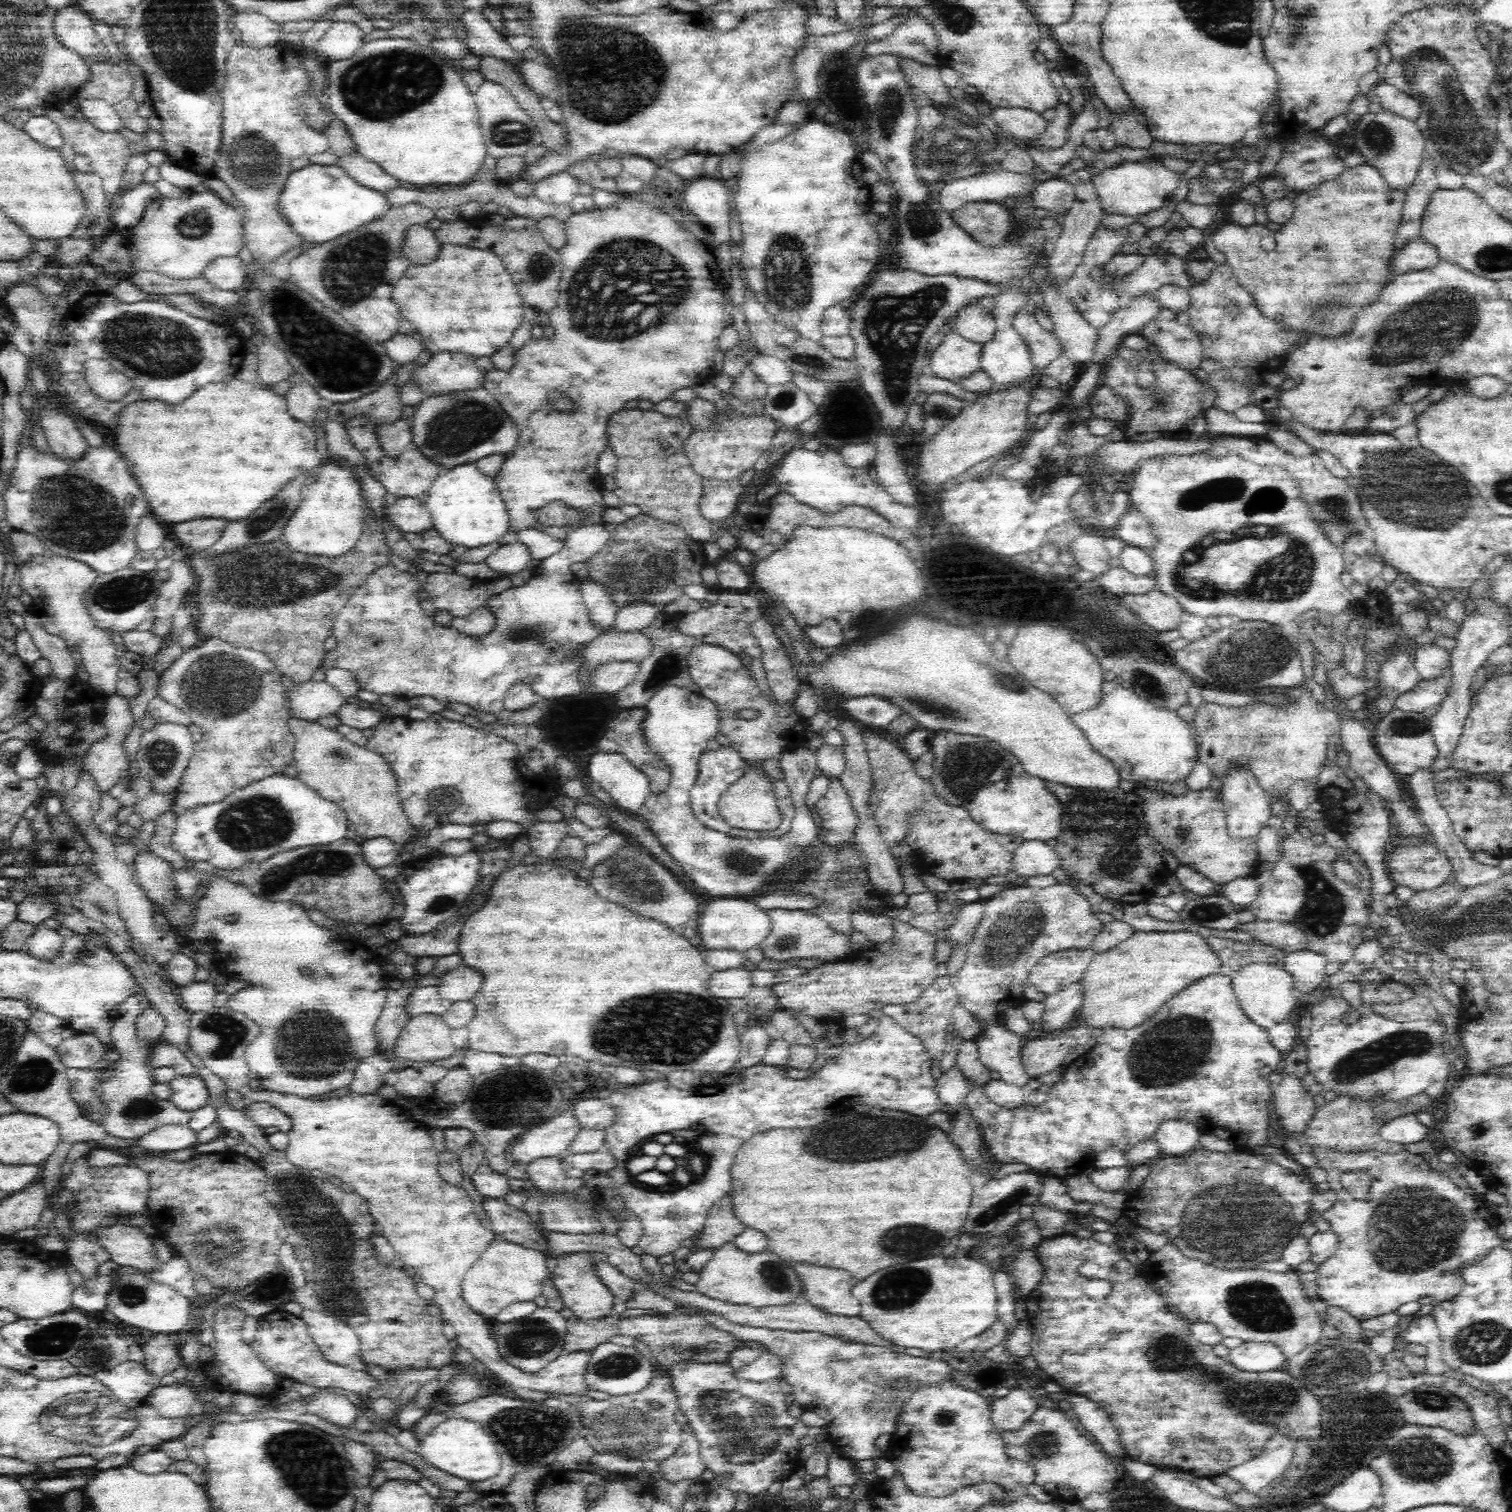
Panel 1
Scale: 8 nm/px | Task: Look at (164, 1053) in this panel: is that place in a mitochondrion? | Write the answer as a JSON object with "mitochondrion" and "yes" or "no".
{"mitochondrion":"no"}

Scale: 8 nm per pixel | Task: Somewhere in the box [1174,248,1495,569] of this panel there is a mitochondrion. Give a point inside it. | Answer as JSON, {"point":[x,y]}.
{"point":[1403,487]}

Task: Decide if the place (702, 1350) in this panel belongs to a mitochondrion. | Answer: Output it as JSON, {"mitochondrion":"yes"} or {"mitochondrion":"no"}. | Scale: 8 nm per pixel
{"mitochondrion":"yes"}

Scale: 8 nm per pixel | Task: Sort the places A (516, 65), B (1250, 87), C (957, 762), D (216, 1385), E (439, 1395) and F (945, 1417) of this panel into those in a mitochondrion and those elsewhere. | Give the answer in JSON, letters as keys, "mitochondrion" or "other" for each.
{"A":"other","B":"other","C":"mitochondrion","D":"other","E":"other","F":"mitochondrion"}

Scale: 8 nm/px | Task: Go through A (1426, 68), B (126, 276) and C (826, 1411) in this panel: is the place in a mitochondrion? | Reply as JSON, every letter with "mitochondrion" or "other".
{"A":"mitochondrion","B":"other","C":"other"}

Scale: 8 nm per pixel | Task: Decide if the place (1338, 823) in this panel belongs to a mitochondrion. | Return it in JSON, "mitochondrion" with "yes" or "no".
{"mitochondrion":"no"}

